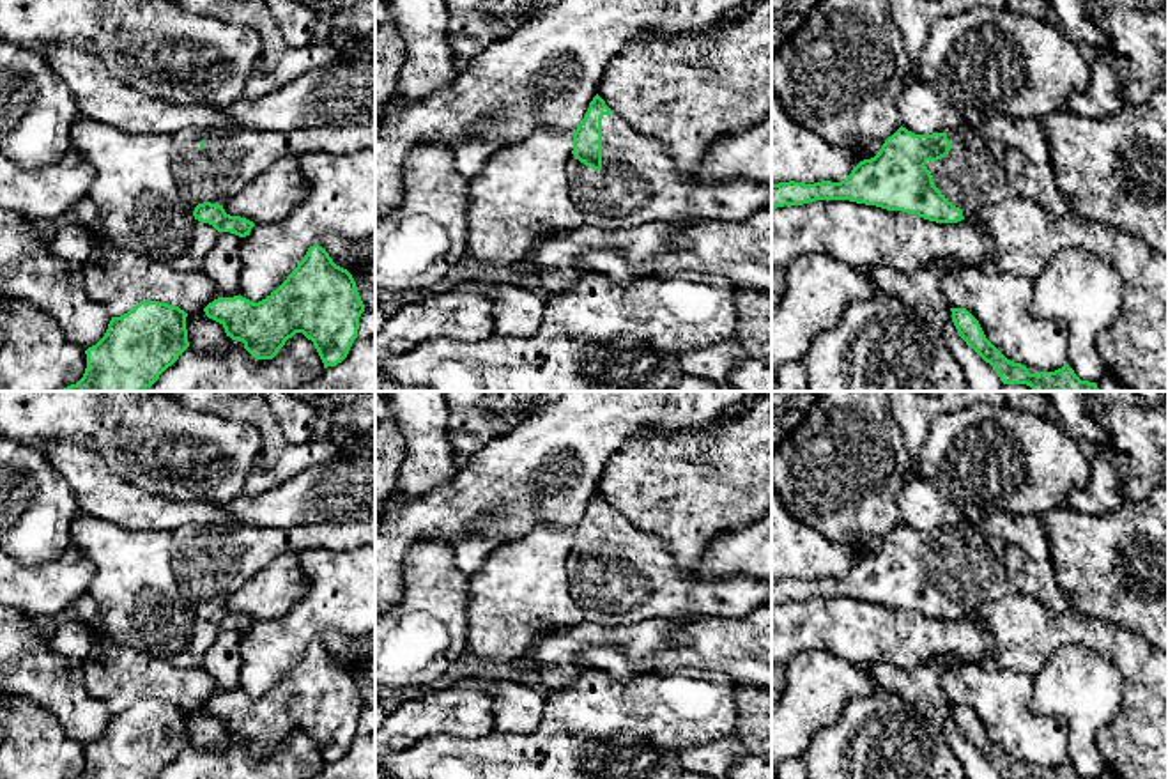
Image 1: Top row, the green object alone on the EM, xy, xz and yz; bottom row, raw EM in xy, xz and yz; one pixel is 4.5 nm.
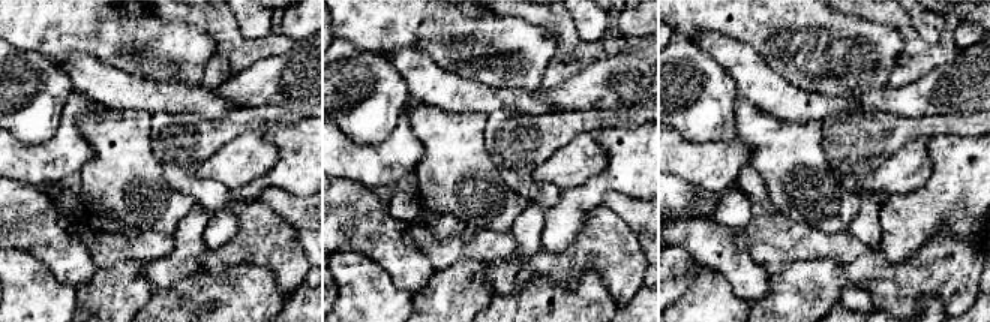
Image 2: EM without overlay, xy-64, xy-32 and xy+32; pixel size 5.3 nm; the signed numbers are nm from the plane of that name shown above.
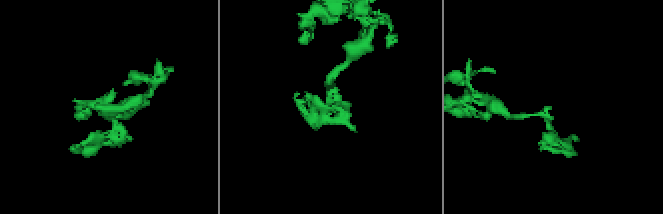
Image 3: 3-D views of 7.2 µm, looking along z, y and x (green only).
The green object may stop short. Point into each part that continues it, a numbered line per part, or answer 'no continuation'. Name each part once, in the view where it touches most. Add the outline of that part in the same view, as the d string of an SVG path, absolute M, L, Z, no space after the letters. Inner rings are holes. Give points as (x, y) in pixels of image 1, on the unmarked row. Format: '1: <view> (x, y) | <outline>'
1: yz (972, 572) | M970 522L945 531L950 536L949 551L926 563L934 582L964 614L1014 590L1007 574L1005 544L987 538Z

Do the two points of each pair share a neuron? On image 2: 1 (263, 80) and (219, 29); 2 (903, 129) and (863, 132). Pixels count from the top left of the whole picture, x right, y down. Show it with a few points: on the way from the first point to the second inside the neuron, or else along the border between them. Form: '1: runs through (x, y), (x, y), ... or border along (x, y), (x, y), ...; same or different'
1: border along (284, 53), (257, 60), (221, 86); different
2: runs through (893, 132), (873, 132); same

